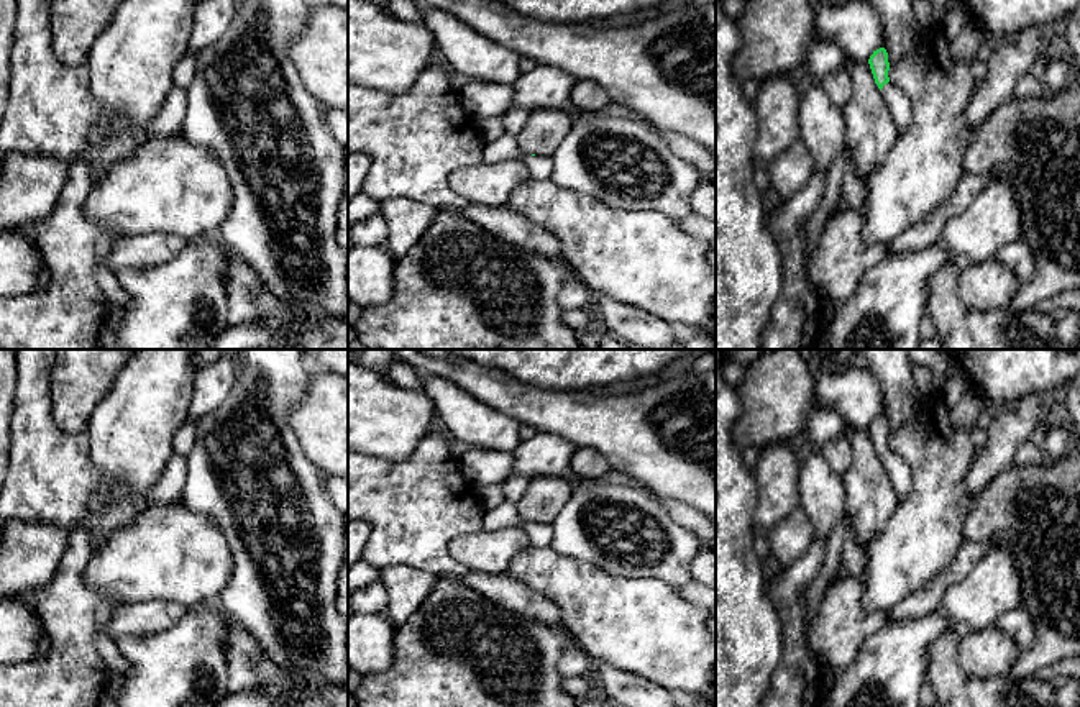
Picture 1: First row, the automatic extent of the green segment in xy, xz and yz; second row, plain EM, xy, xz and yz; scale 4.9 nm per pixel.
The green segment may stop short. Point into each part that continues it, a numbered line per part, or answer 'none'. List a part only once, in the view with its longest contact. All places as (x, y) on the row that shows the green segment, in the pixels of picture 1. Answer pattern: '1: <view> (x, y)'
1: yz (900, 107)

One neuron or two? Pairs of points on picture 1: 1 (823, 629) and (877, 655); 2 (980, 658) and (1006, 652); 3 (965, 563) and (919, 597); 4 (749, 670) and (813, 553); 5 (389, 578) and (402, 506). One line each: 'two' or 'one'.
1: two
2: one
3: one
4: two
5: two

